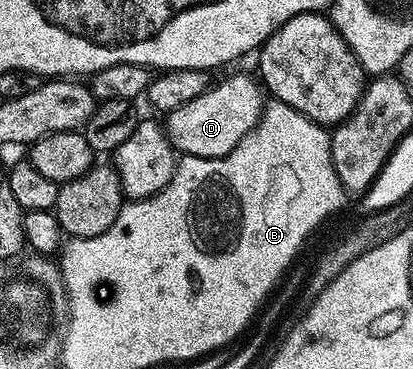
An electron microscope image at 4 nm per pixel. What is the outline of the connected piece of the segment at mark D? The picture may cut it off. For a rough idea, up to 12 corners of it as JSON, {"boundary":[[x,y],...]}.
{"boundary":[[230,74],[164,126],[175,151],[228,156],[262,121],[257,77]]}

